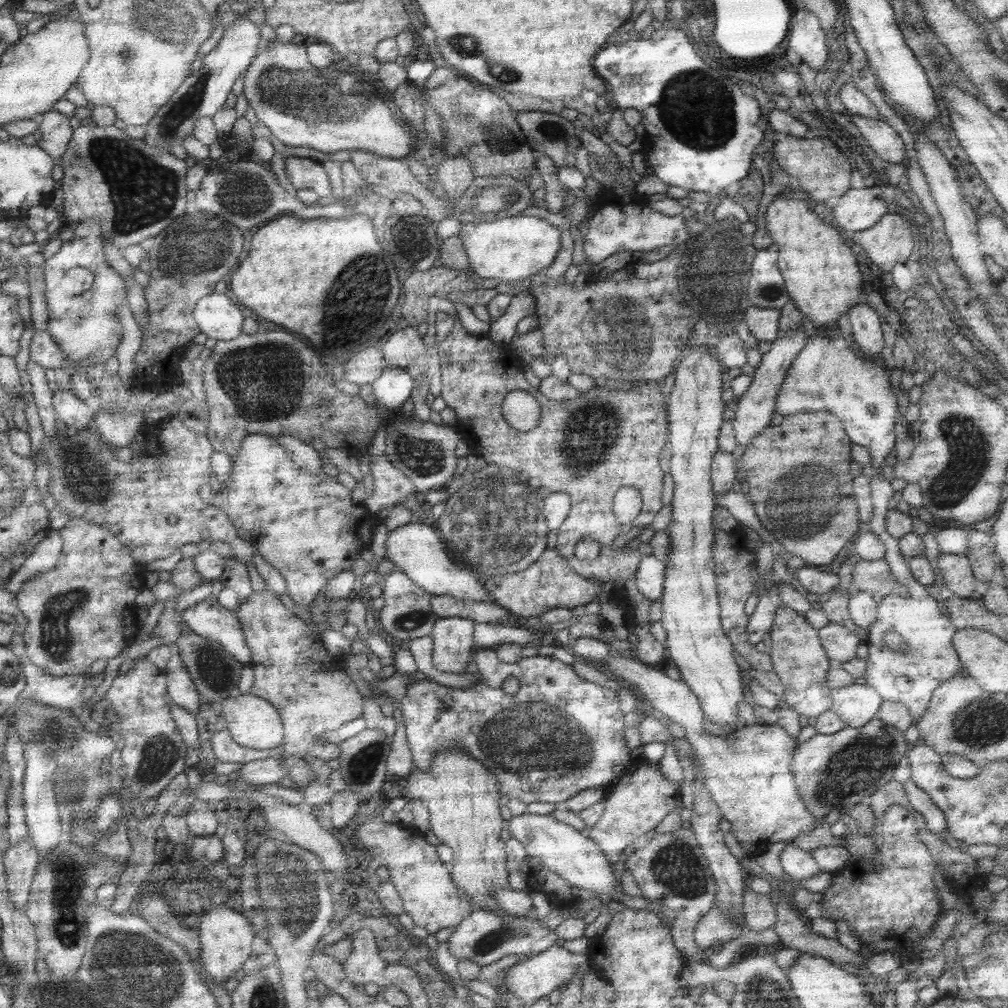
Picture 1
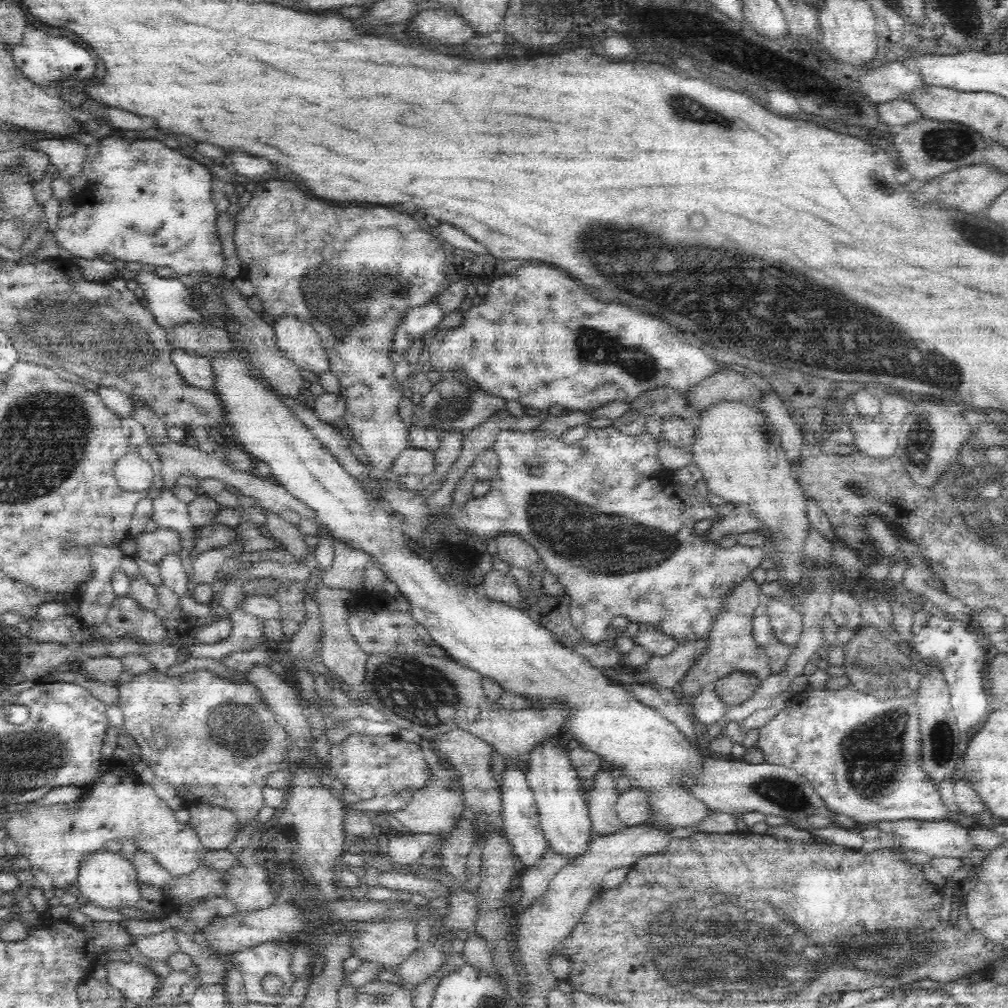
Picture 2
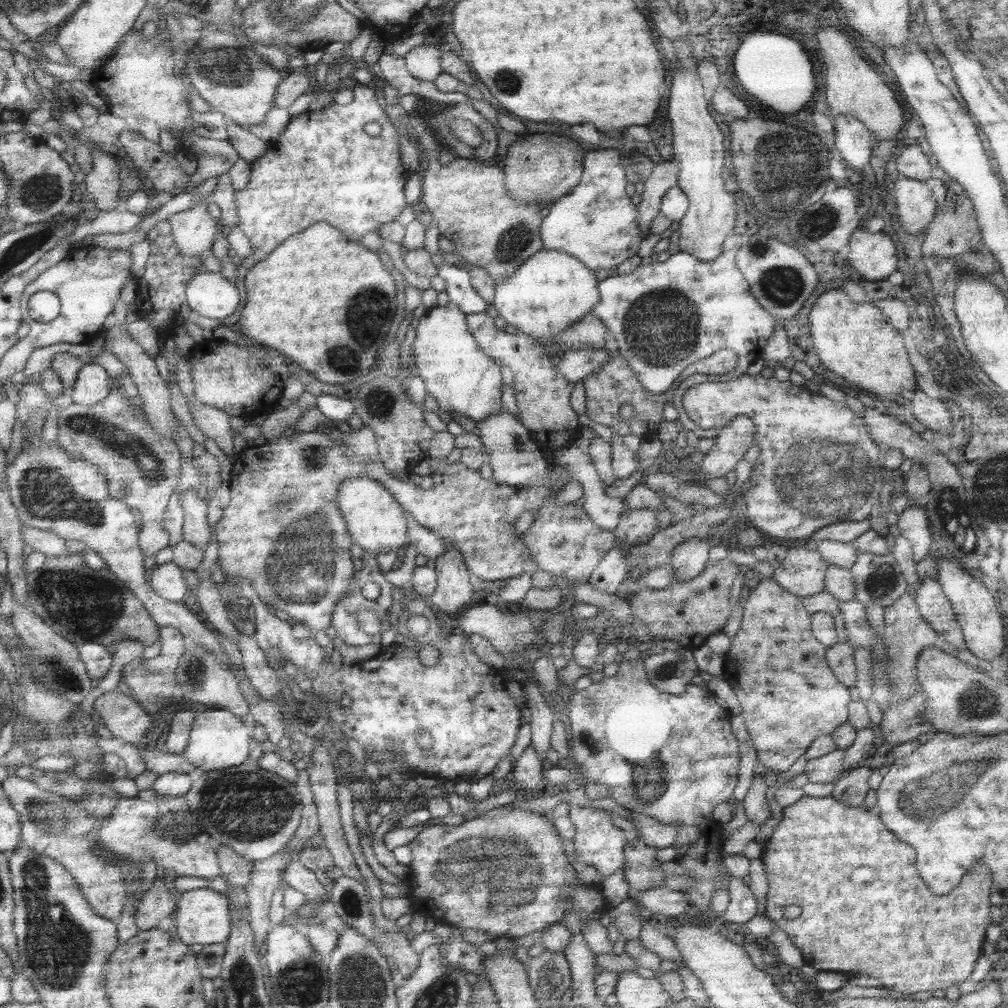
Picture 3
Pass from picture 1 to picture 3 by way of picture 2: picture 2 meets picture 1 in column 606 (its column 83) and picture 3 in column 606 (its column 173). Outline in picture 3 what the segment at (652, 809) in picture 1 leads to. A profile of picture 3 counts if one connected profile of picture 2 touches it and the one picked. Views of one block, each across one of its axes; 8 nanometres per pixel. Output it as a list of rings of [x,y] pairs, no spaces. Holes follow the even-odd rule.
[[[569,804],[569,822],[575,828],[573,836],[573,850],[575,856],[571,862],[583,862],[587,866],[593,866],[601,876],[611,876],[619,870],[623,870],[625,856],[623,850],[627,846],[627,840],[623,838],[623,830],[611,824],[611,814],[603,808],[593,806],[571,806]]]

